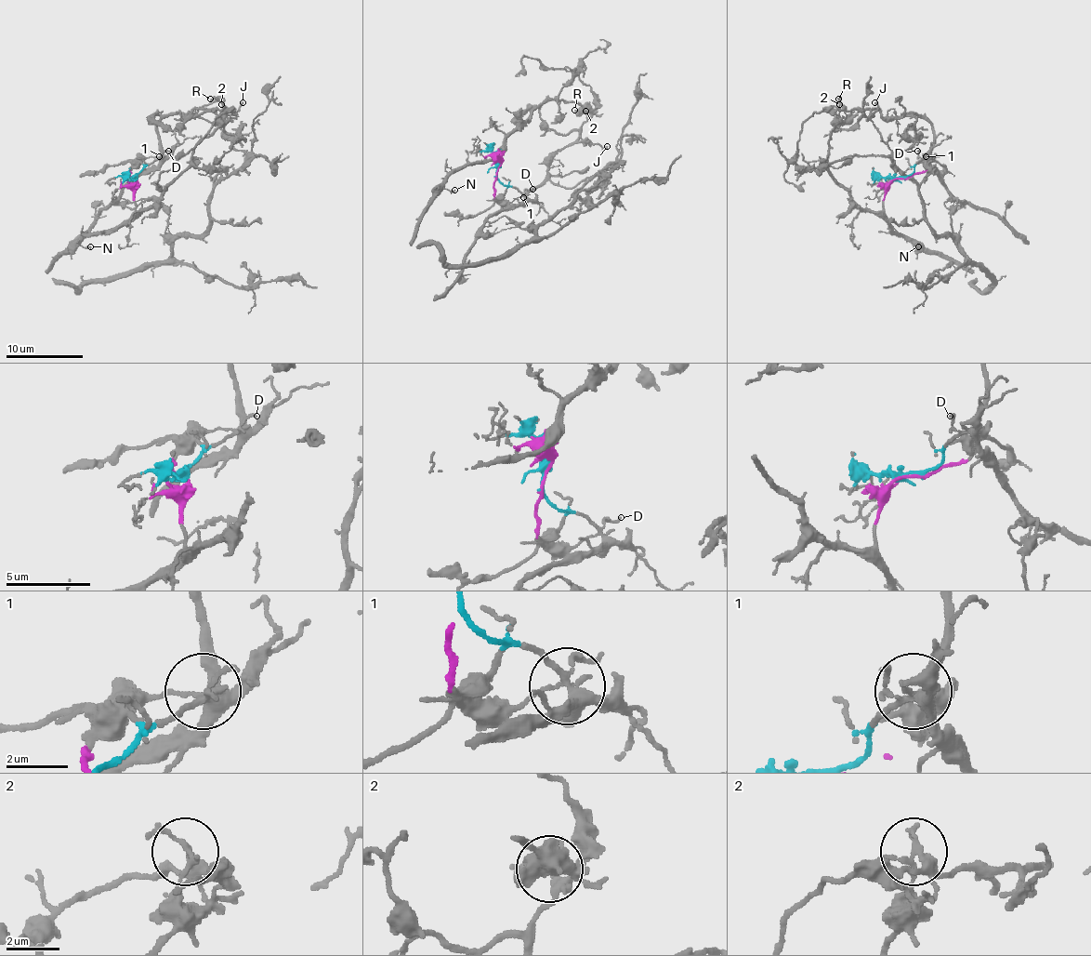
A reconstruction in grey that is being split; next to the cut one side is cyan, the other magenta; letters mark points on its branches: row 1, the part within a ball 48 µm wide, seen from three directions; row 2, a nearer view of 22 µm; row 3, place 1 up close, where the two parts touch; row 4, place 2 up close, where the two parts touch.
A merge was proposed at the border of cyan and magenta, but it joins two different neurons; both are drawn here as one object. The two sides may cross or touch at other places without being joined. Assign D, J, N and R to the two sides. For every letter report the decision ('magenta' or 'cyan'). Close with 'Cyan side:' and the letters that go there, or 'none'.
D: cyan
J: cyan
N: magenta
R: magenta
Cyan side: D, J

